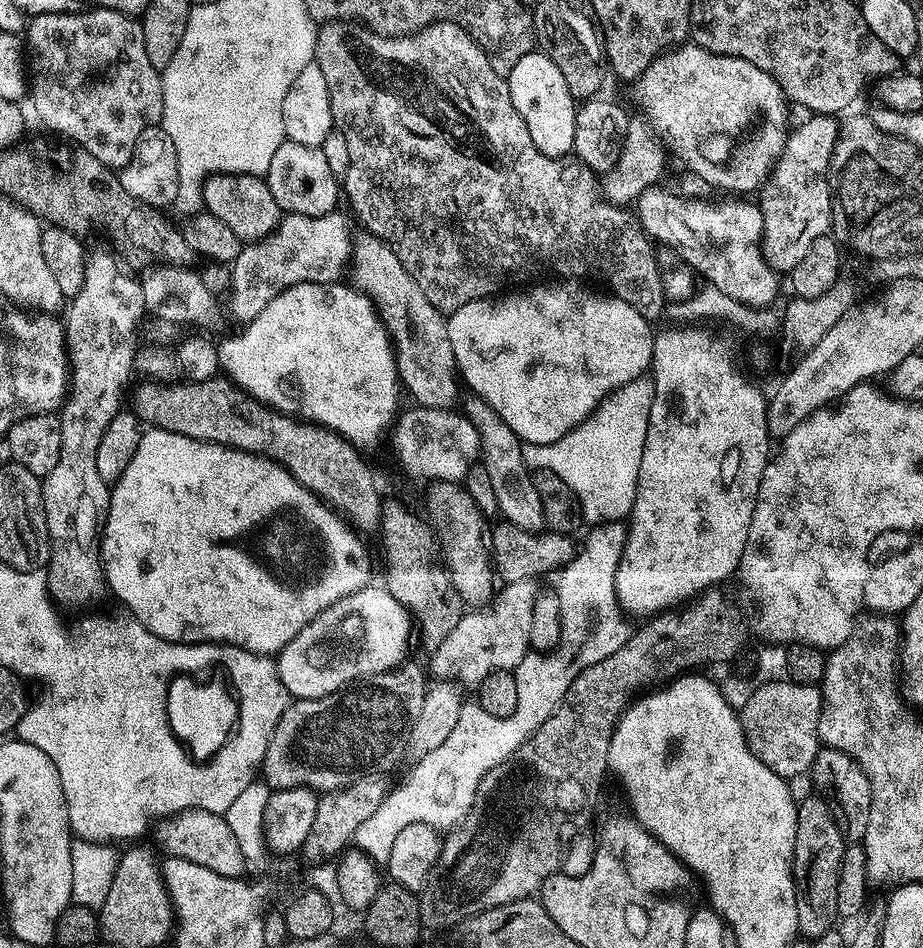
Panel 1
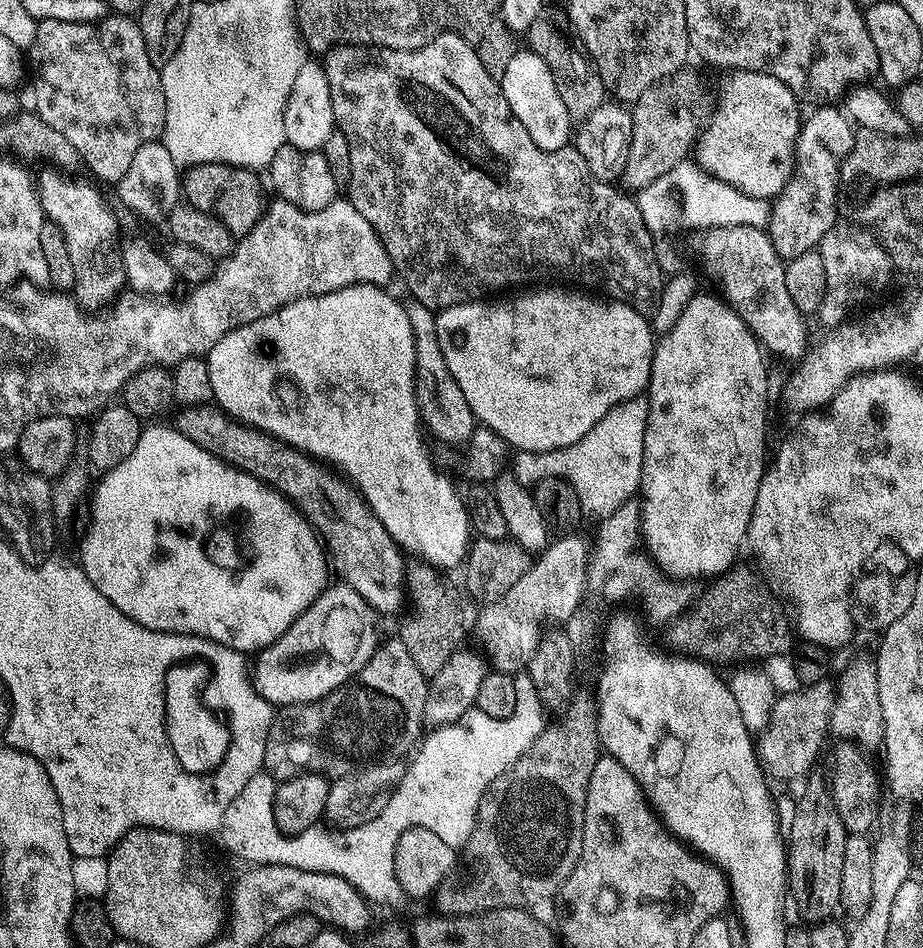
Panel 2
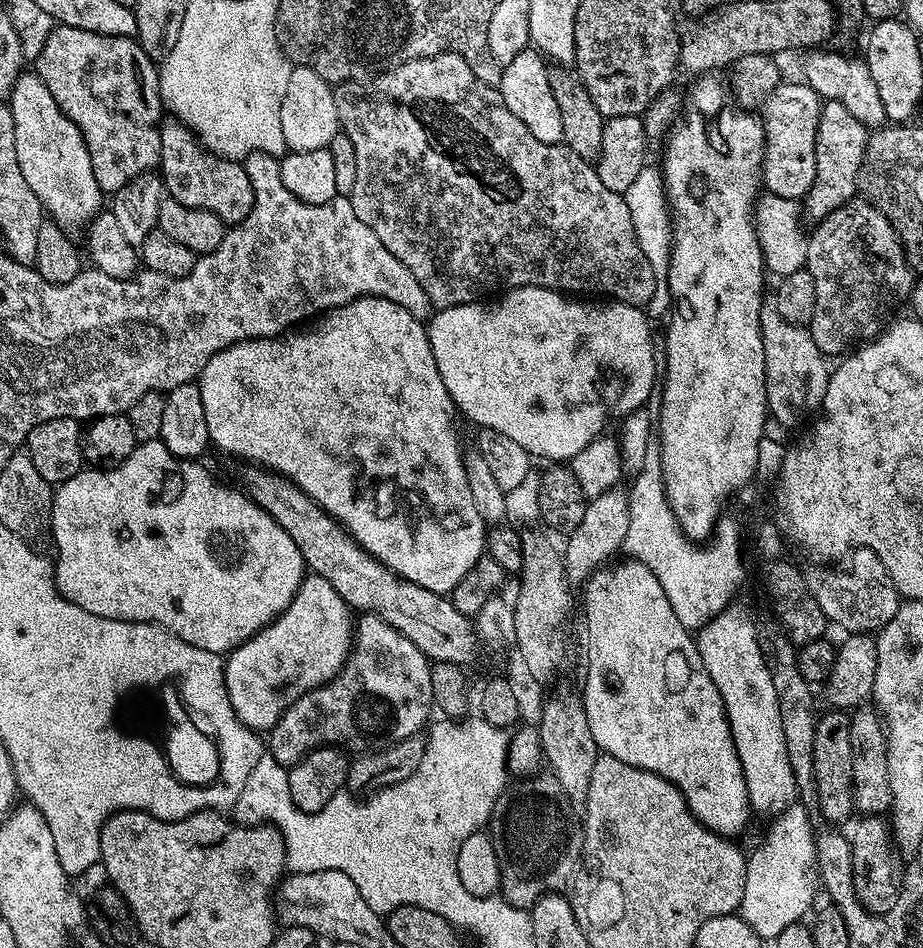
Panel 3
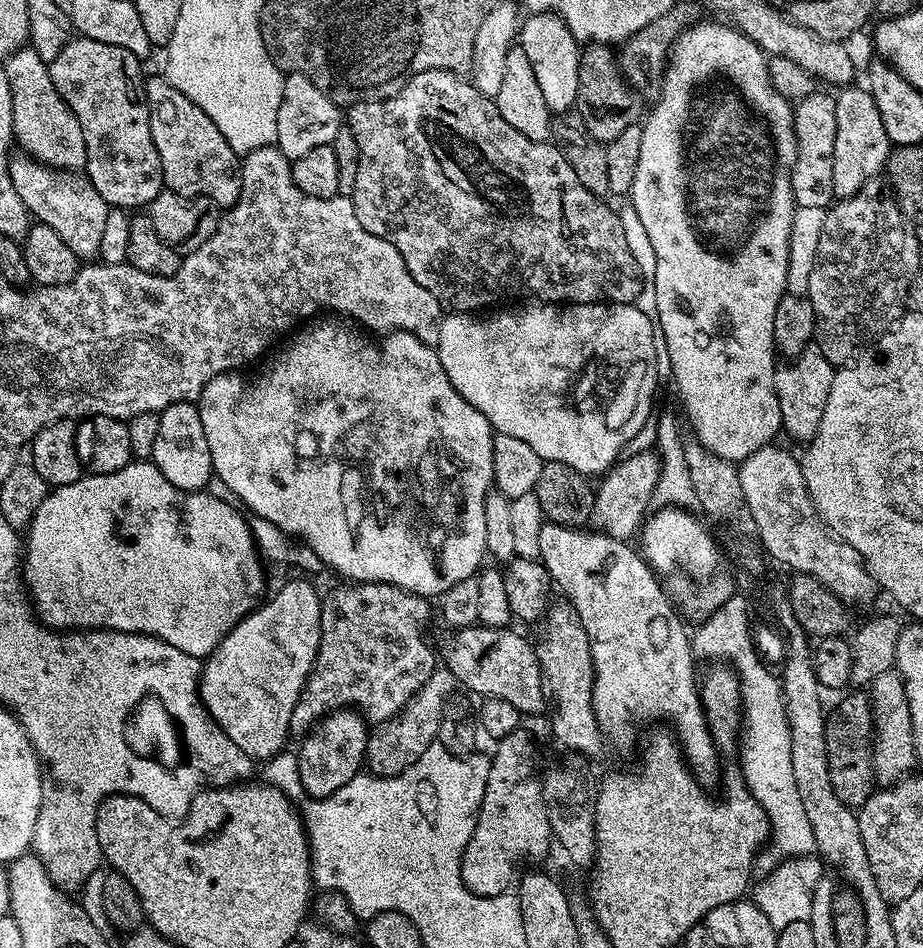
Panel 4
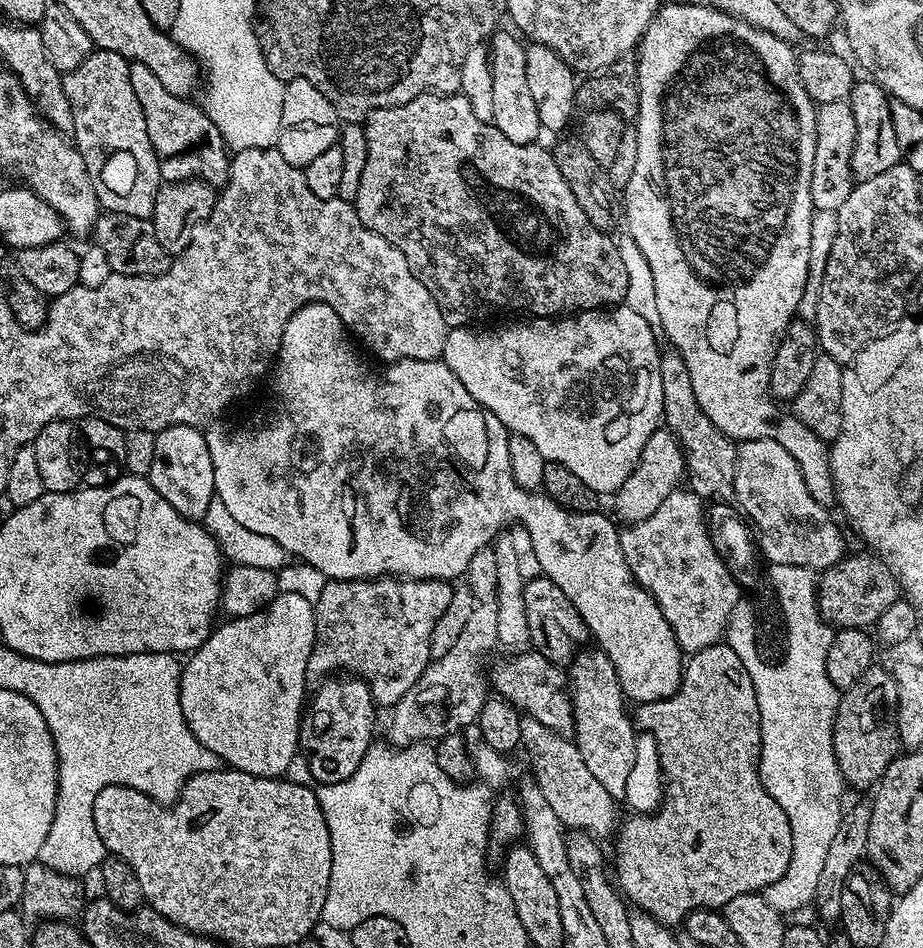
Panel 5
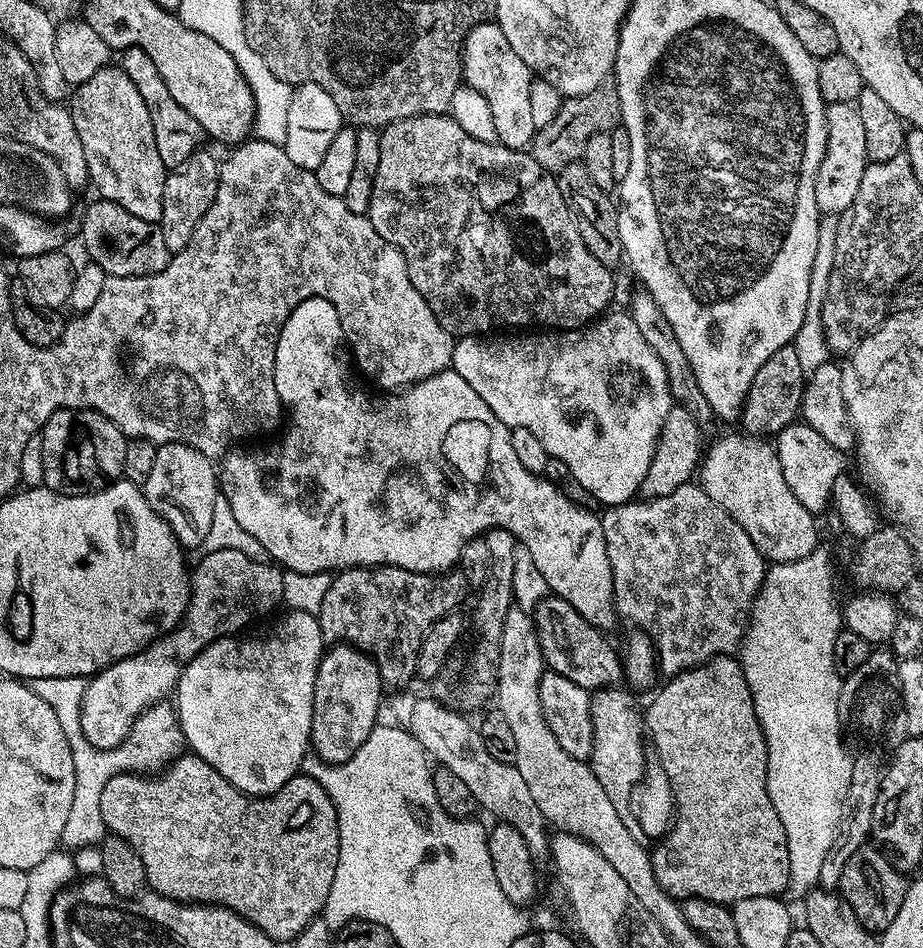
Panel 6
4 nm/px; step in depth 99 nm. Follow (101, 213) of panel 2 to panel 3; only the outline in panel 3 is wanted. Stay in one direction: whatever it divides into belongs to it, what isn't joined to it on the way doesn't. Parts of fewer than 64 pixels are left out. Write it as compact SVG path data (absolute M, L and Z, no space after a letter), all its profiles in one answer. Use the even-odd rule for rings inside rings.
M25 70L14 82L10 97L10 107L14 118L14 150L18 154L18 170L26 178L26 186L34 190L40 207L50 217L53 224L69 234L87 229L88 224L102 210L100 204L106 200L100 191L98 178L94 178L94 166L90 166L90 154L86 142L62 114L54 94L46 90L42 78L35 71Z

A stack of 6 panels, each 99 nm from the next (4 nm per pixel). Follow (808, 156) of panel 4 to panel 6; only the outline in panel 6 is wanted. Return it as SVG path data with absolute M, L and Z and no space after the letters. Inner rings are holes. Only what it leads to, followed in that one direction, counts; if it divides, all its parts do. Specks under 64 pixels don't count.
M830 104L825 107L824 113L826 150L818 166L814 198L821 213L839 214L850 206L850 202L854 202L854 197L858 195L858 185L862 183L862 174L870 163L866 150L866 129L862 114L858 114L855 104Z

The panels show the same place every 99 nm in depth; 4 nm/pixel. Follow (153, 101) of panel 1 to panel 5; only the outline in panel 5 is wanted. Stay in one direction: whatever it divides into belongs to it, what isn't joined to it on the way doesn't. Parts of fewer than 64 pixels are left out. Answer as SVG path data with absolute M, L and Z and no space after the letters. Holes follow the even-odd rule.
M105 48L93 50L82 66L74 66L74 70L63 73L63 77L66 98L70 98L72 111L70 136L86 162L86 170L90 174L90 182L94 182L94 194L100 199L101 209L149 219L162 181L150 134L146 134L146 118L142 114L142 106L138 106L138 94L134 94L134 86L130 86L129 60Z

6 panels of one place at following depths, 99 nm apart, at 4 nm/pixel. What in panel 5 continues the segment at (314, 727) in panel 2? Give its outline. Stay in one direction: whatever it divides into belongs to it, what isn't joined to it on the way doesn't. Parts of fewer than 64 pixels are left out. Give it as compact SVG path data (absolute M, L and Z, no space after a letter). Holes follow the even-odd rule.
M407 578L329 580L326 586L322 586L322 594L314 602L316 610L316 637L314 638L314 646L310 650L310 658L306 662L306 682L308 683L308 688L312 690L319 688L325 680L343 673L340 671L345 668L348 671L345 673L366 681L368 689L372 691L372 698L377 705L396 705L402 698L402 694L406 694L410 690L410 686L414 686L414 682L418 682L418 678L428 669L428 665L432 660L432 655L430 654L430 634L434 634L434 622L438 622L438 618L442 618L442 613L446 611L446 605L449 604L452 597L452 590L453 585L447 580L409 580Z

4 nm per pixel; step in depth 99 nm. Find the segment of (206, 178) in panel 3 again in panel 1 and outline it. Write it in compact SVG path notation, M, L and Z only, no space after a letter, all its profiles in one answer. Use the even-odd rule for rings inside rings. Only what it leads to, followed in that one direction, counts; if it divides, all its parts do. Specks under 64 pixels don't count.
M213 172L200 185L200 199L203 211L214 214L214 218L230 226L241 242L260 240L270 235L282 219L278 202L274 202L274 194L270 194L267 179L250 174Z

